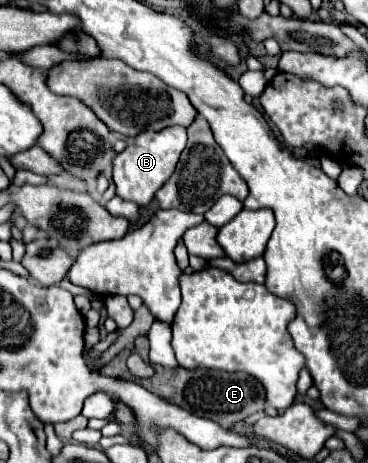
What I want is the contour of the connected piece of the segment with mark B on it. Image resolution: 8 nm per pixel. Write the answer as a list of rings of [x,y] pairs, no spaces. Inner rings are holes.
[[[165,127],[161,131],[147,131],[133,137],[127,147],[113,159],[113,181],[117,185],[117,195],[133,201],[137,205],[147,205],[157,189],[171,177],[175,165],[179,161],[181,151],[187,143],[187,129],[185,127]]]

